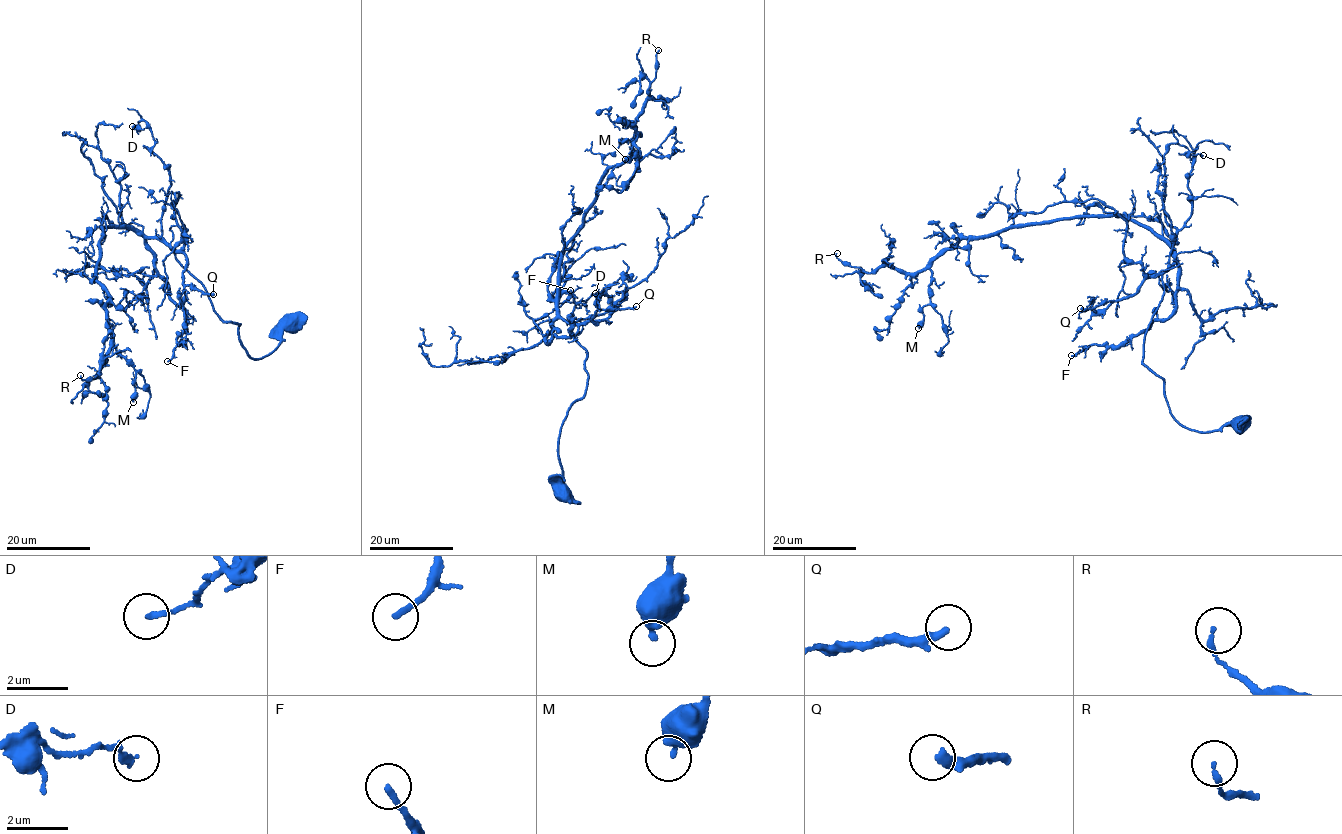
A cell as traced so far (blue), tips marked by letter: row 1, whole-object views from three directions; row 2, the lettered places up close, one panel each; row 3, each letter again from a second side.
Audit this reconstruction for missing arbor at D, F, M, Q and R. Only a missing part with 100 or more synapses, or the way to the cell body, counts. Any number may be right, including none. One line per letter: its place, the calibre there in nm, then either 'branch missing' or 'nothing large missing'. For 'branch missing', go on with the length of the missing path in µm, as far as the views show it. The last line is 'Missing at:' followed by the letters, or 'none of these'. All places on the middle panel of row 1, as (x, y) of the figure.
D: (595, 293) | 160 nm | nothing large missing
F: (570, 290) | 170 nm | nothing large missing
M: (625, 159) | 400 nm | nothing large missing
Q: (636, 306) | 300 nm | nothing large missing
R: (658, 50) | 150 nm | nothing large missing
Missing at: none of these

